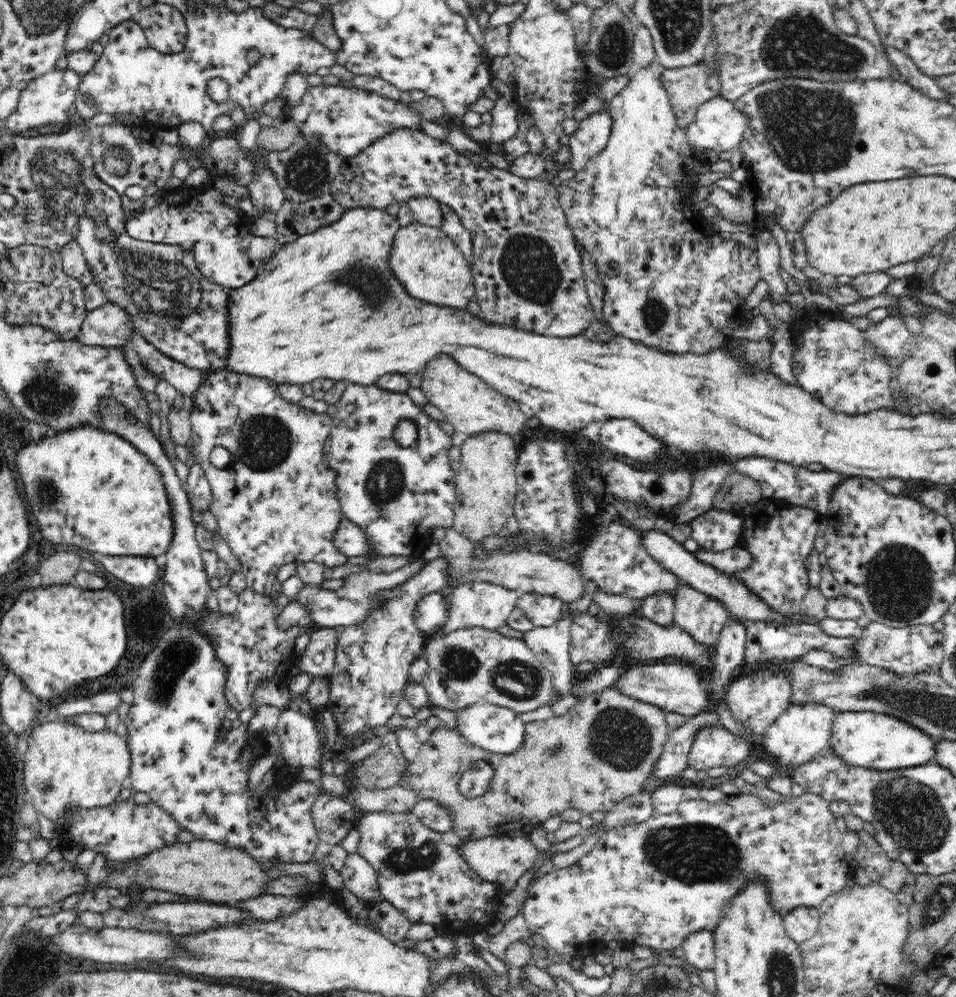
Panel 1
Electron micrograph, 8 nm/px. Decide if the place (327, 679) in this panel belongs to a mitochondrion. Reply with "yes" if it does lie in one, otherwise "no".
no

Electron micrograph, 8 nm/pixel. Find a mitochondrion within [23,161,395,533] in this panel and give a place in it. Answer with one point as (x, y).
(274, 442)

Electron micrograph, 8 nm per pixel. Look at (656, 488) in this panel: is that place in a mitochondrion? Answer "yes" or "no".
no

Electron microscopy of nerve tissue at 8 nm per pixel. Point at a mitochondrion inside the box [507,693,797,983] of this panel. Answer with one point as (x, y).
(691, 853)

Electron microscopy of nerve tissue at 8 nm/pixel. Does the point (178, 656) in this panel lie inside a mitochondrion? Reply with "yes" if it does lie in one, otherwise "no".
yes

